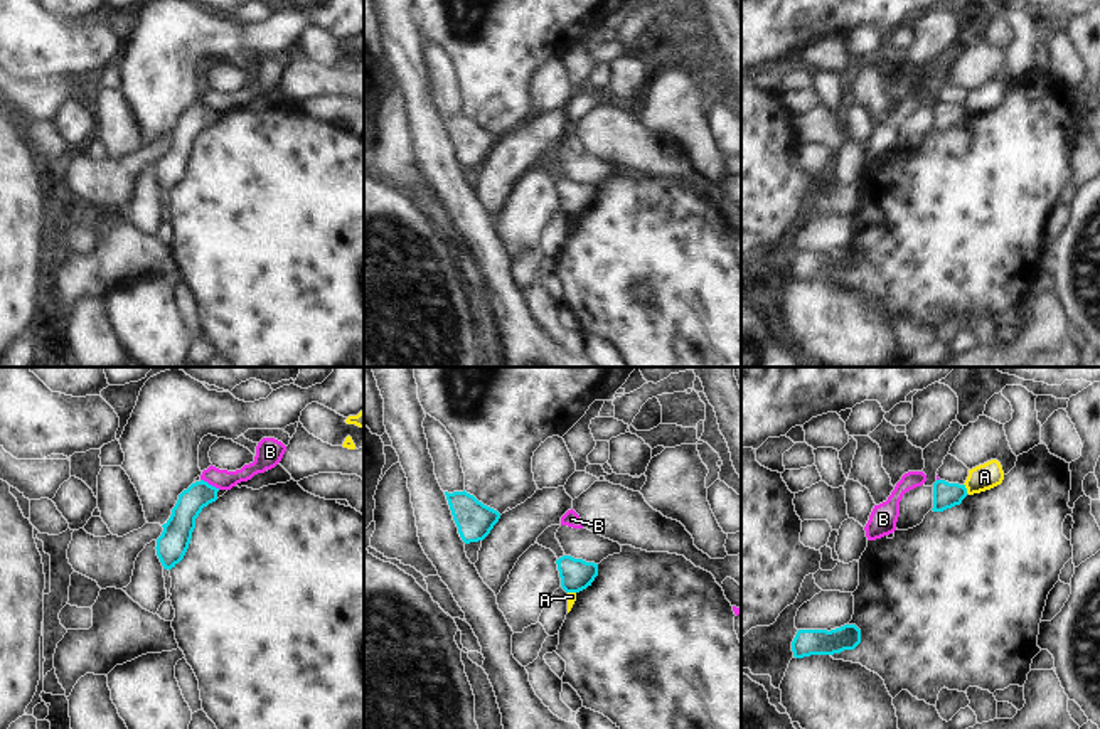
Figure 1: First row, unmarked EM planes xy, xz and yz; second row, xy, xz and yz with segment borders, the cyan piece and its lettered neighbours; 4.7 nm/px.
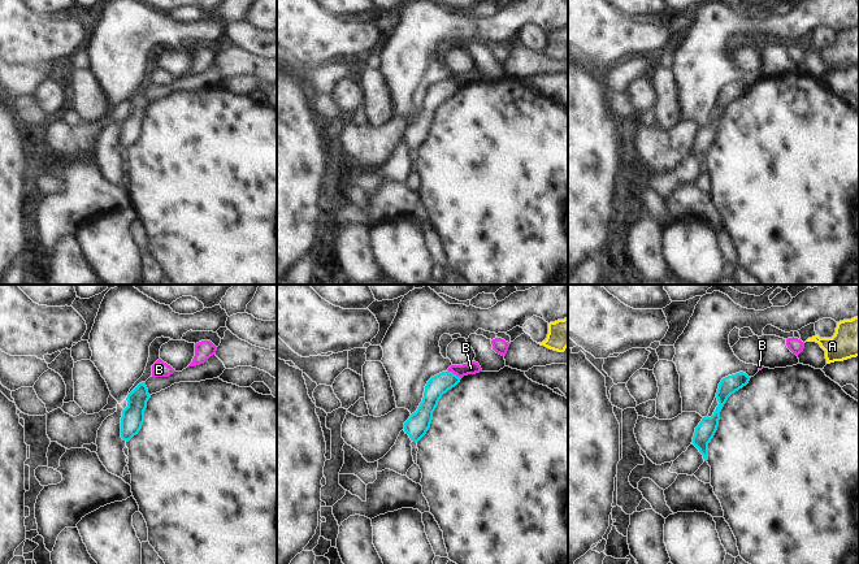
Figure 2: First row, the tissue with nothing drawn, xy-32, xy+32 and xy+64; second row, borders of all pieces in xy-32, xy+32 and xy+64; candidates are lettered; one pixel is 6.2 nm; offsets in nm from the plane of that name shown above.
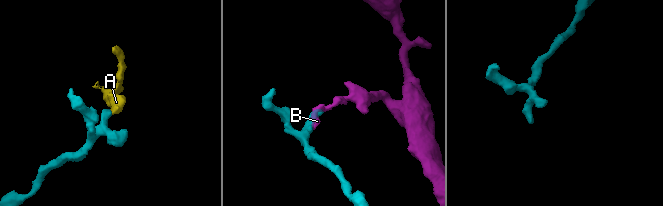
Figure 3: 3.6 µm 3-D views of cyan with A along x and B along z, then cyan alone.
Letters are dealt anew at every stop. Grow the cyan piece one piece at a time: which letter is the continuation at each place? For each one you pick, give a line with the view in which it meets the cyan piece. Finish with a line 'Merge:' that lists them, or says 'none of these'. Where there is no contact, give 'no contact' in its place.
Merge: none of these

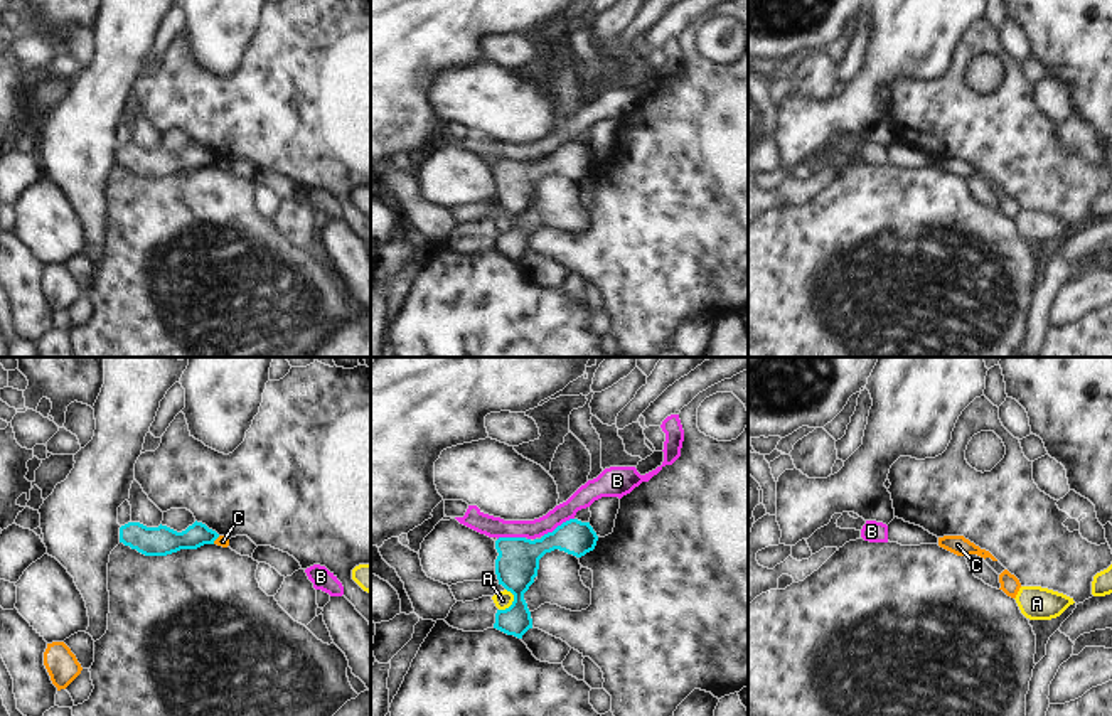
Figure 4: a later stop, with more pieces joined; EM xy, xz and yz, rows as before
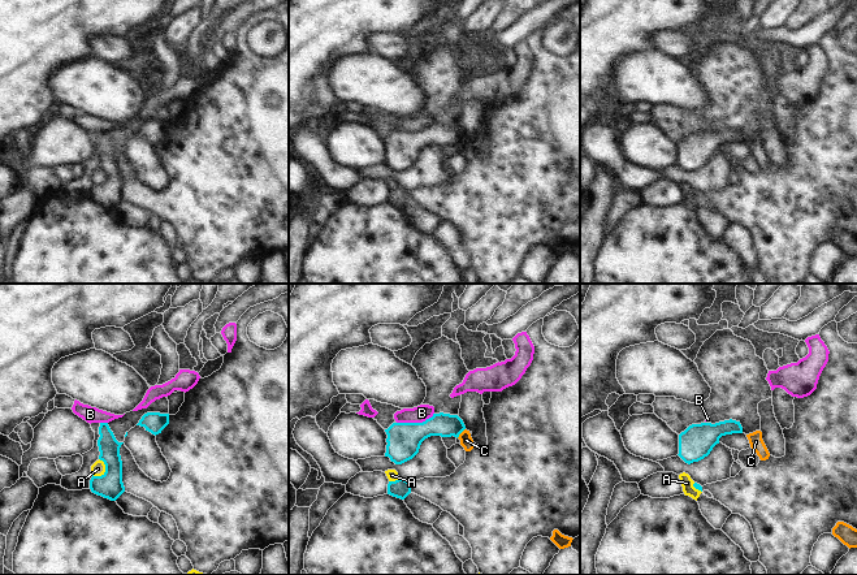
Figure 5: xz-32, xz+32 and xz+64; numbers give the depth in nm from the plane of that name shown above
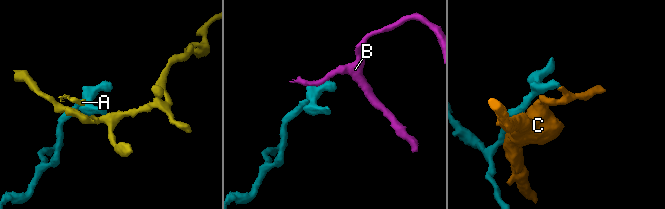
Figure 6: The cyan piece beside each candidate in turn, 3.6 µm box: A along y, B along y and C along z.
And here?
Merge: none of these

